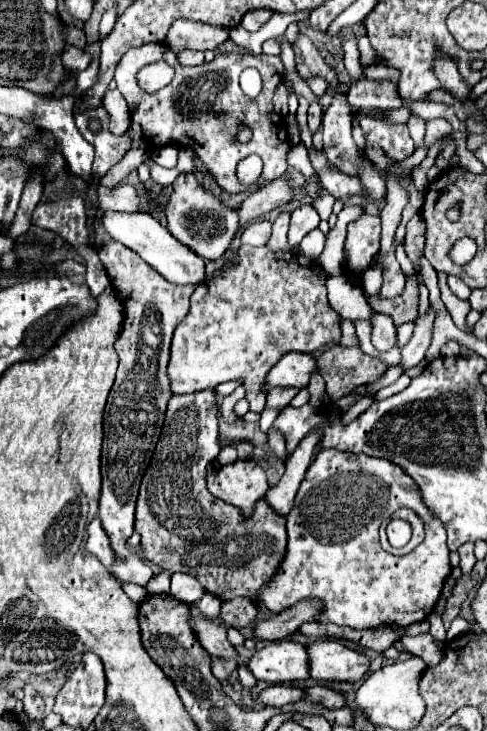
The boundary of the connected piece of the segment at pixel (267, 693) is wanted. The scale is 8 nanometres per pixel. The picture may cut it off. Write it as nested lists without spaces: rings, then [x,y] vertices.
[[[276,684],[276,686],[268,686],[264,690],[260,690],[260,694],[256,696],[256,702],[260,702],[262,706],[284,706],[290,702],[298,702],[302,698],[302,690],[294,688],[294,686],[286,686],[286,684]]]

